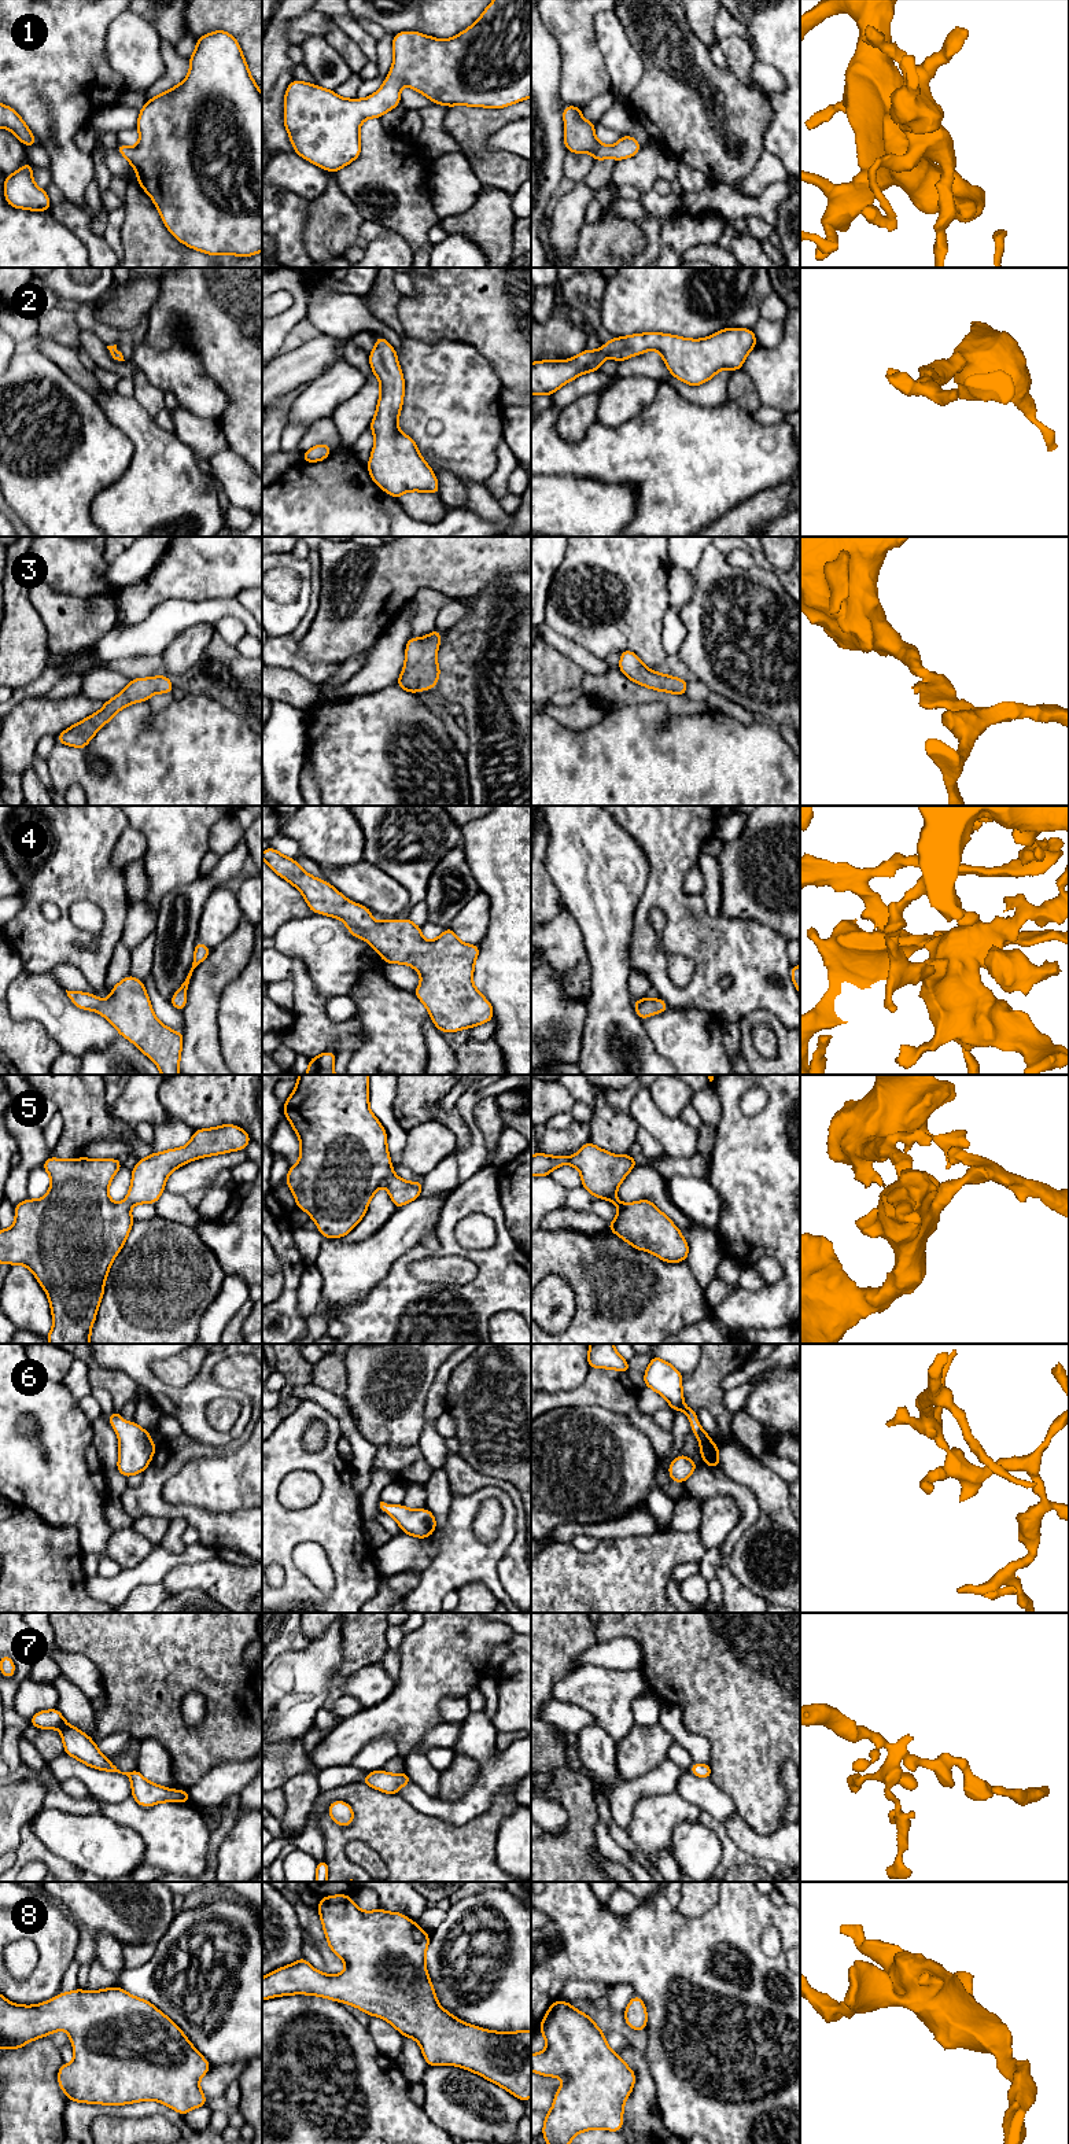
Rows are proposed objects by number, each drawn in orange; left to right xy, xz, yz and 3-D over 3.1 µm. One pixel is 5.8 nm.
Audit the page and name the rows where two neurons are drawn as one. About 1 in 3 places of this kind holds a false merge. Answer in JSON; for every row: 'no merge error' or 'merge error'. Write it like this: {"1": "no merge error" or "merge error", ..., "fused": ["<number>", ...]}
{"1": "no merge error", "2": "no merge error", "3": "no merge error", "4": "no merge error", "5": "no merge error", "6": "no merge error", "7": "no merge error", "8": "no merge error", "fused": []}

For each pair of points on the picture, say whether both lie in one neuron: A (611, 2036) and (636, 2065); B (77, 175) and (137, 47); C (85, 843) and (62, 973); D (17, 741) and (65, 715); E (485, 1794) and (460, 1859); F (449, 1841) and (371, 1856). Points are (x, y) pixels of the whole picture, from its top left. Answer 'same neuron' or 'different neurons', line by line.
A: different neurons
B: different neurons
C: different neurons
D: same neuron
E: different neurons
F: different neurons

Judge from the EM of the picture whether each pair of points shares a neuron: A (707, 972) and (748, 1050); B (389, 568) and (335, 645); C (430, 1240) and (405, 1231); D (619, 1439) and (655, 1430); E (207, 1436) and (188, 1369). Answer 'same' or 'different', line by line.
A: different
B: same
C: different
D: different
E: different

